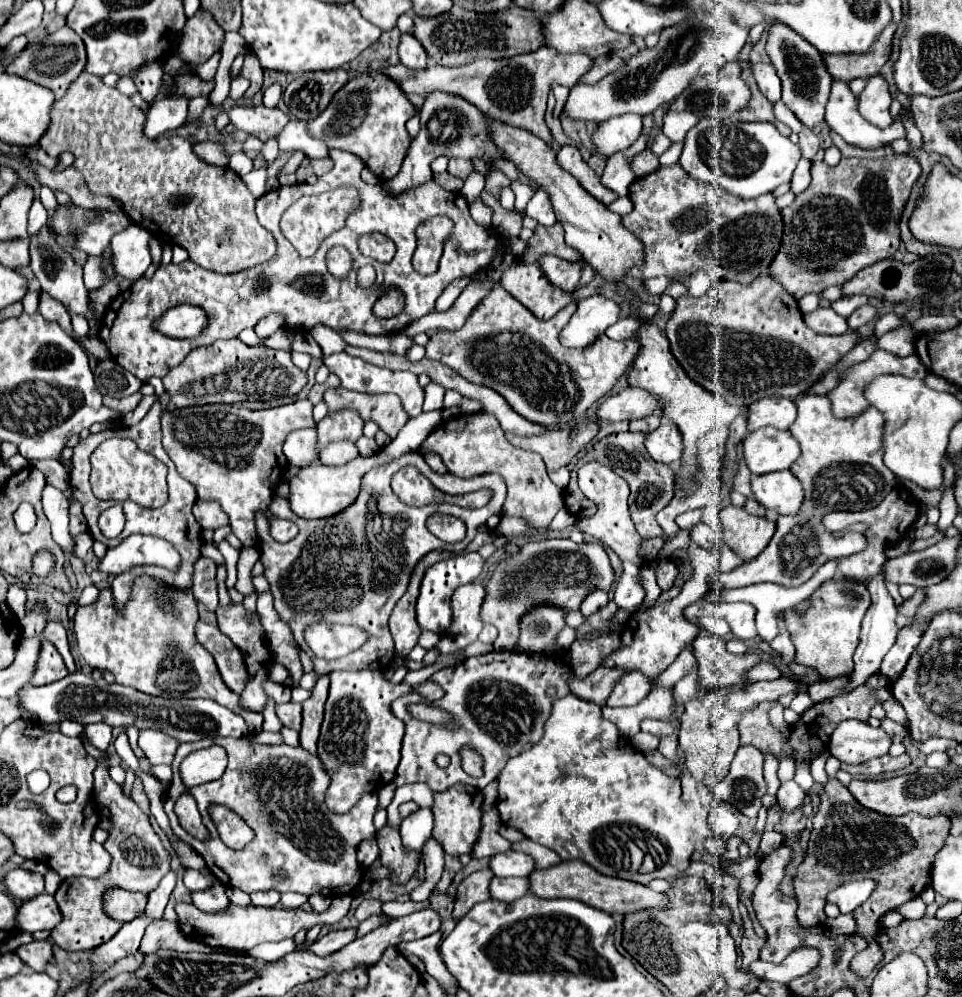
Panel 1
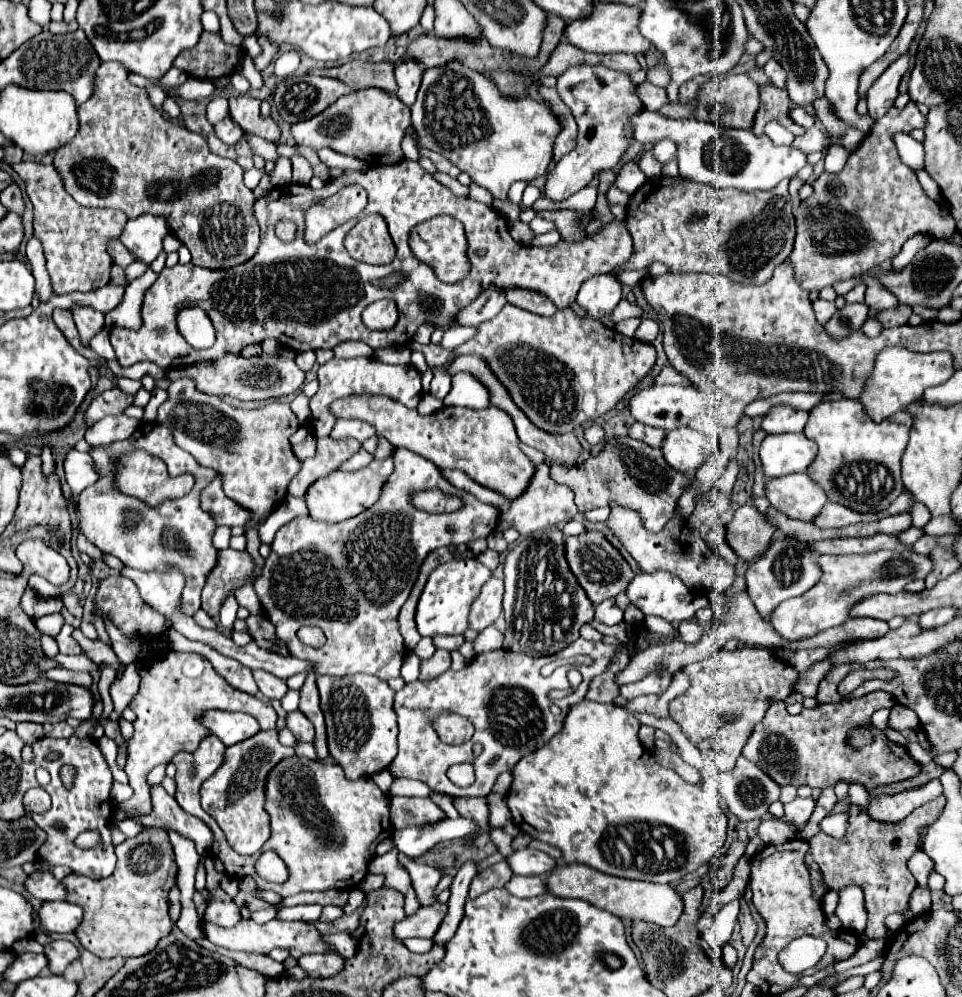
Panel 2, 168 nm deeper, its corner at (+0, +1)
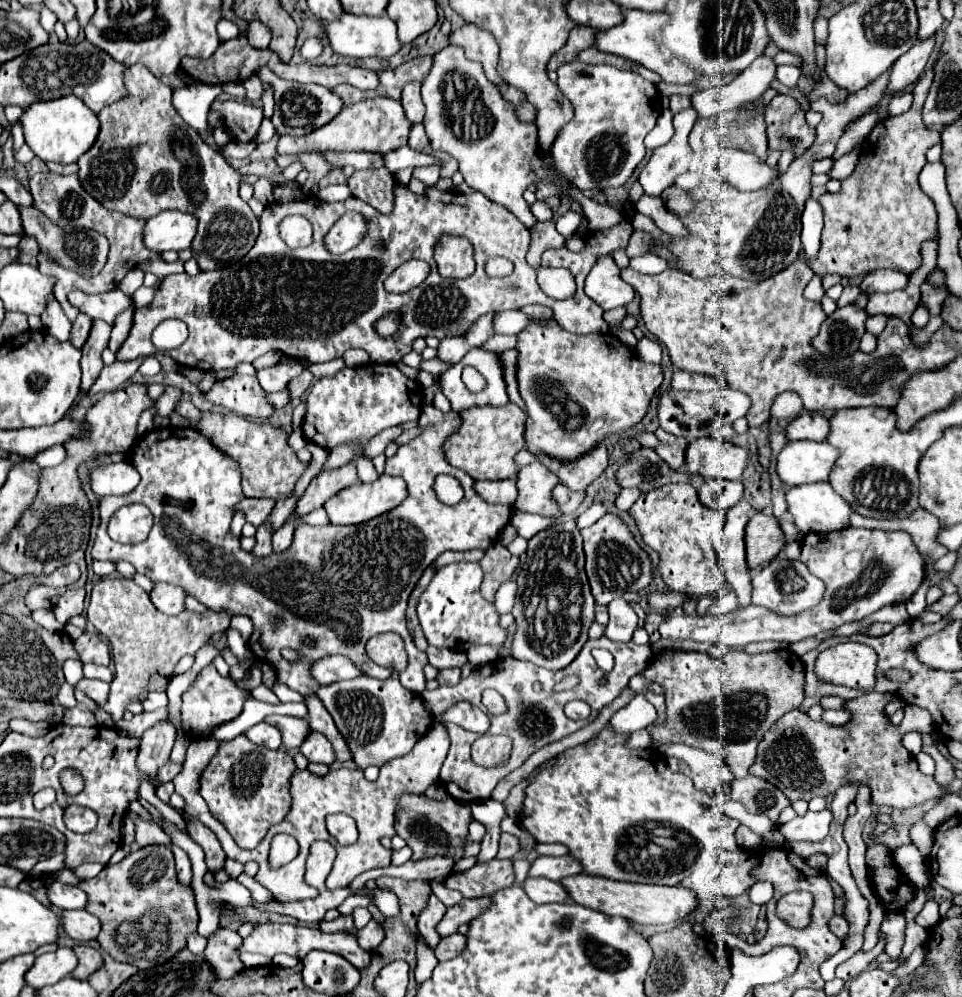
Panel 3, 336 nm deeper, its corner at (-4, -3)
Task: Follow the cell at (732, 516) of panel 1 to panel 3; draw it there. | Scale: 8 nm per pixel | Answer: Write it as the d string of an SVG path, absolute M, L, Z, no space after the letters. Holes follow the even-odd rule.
M755 513L747 523L745 545L749 569L769 563L785 547L785 535L779 521L773 515Z

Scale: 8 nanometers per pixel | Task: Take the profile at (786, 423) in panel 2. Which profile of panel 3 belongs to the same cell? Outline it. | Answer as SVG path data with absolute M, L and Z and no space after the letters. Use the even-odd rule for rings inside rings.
M805 411L799 417L795 417L795 421L791 421L785 429L785 435L791 441L827 441L829 435L829 419L823 413L811 413Z

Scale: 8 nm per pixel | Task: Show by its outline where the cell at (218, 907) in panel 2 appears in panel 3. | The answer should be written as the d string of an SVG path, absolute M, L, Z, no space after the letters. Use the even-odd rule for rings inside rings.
M219 929L209 939L205 949L205 959L217 979L235 977L243 969L243 963L239 959L239 947L241 947L241 937L229 929Z

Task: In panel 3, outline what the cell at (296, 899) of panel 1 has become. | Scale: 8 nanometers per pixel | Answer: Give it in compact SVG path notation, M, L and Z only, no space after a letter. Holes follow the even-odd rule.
M241 873L241 875L237 877L237 881L243 883L247 889L251 889L253 897L255 897L259 903L269 903L269 901L271 901L271 893L267 893L267 889L261 887L257 881L253 881L253 877L249 877L247 873Z

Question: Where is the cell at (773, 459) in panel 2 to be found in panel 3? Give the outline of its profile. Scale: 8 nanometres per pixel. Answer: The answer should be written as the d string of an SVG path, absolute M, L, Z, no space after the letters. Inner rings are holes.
M789 441L787 447L779 453L777 473L781 481L789 487L827 481L837 457L839 449L829 443Z

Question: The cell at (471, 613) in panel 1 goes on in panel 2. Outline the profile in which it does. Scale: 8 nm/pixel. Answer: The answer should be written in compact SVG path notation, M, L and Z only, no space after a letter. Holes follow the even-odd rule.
M491 577L471 603L469 611L469 629L481 633L485 627L493 625L501 615L501 599L503 599L503 579Z

